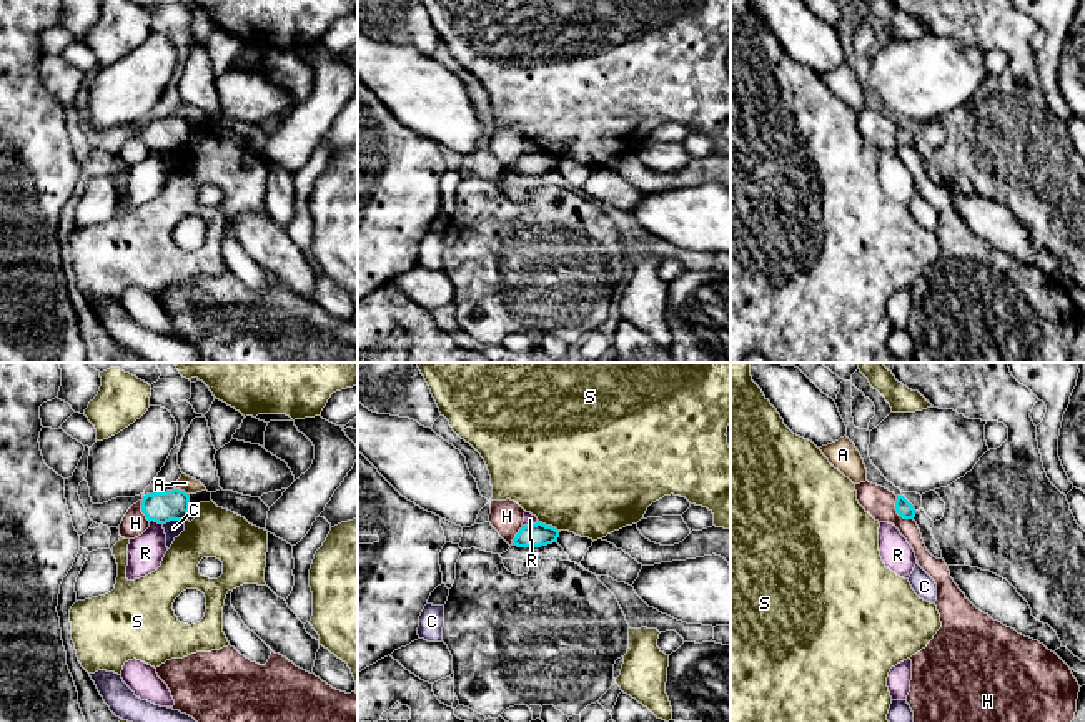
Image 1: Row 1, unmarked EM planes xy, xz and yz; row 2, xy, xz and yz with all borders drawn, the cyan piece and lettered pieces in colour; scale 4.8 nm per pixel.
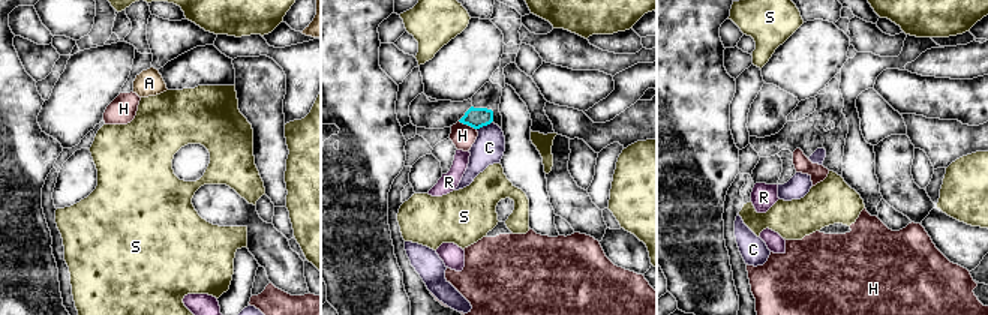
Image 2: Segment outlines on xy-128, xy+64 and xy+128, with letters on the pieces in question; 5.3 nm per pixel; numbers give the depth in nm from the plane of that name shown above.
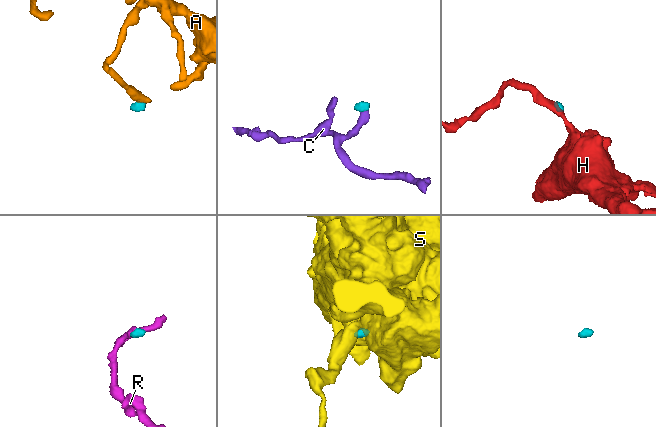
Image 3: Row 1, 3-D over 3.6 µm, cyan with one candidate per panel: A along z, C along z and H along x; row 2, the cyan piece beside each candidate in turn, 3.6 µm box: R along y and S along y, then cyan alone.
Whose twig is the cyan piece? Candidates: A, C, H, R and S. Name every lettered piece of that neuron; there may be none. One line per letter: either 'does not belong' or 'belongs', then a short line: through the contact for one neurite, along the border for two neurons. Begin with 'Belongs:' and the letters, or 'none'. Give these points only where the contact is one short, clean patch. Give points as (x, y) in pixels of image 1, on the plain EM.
Belongs: C
A: does not belong | xy (177, 115), (187, 122)
C: belongs | xy (162, 135), (173, 147), (173, 155)
H: does not belong | yz (896, 123), (896, 138), (912, 147)
R: does not belong | xy (150, 148), (162, 152)
S: does not belong | xz (538, 147), (559, 158)

